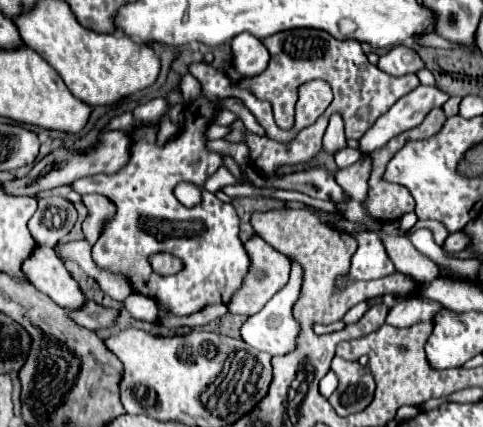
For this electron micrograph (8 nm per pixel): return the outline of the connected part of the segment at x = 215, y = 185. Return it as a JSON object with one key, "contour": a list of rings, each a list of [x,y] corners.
{"contour":[[[222,166],[222,168],[218,168],[218,170],[204,182],[204,188],[206,188],[208,192],[216,192],[216,190],[220,190],[220,188],[226,186],[226,184],[236,184],[236,178]]]}

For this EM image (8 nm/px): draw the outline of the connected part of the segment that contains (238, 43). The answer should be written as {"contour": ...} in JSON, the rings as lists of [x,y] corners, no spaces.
{"contour":[[[238,34],[232,40],[232,68],[242,76],[256,76],[266,70],[270,54],[266,46],[250,34]]]}

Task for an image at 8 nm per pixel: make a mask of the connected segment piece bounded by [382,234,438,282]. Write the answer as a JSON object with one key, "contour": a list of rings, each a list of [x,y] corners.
{"contour":[[[382,234],[382,242],[388,250],[390,260],[396,270],[414,276],[418,282],[426,282],[438,276],[438,266],[424,254],[420,254],[406,238],[396,238],[390,234]]]}

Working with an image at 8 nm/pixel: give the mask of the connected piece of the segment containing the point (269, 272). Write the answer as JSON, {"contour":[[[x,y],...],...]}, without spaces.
{"contour":[[[260,236],[250,238],[246,244],[246,252],[250,254],[250,272],[246,276],[246,284],[242,288],[242,292],[238,292],[238,296],[234,296],[234,300],[230,300],[228,304],[228,312],[232,314],[242,314],[242,316],[252,316],[258,310],[264,308],[264,304],[284,286],[284,282],[288,282],[288,258],[284,254],[280,254],[276,248],[272,248],[270,244],[266,244]]]}

